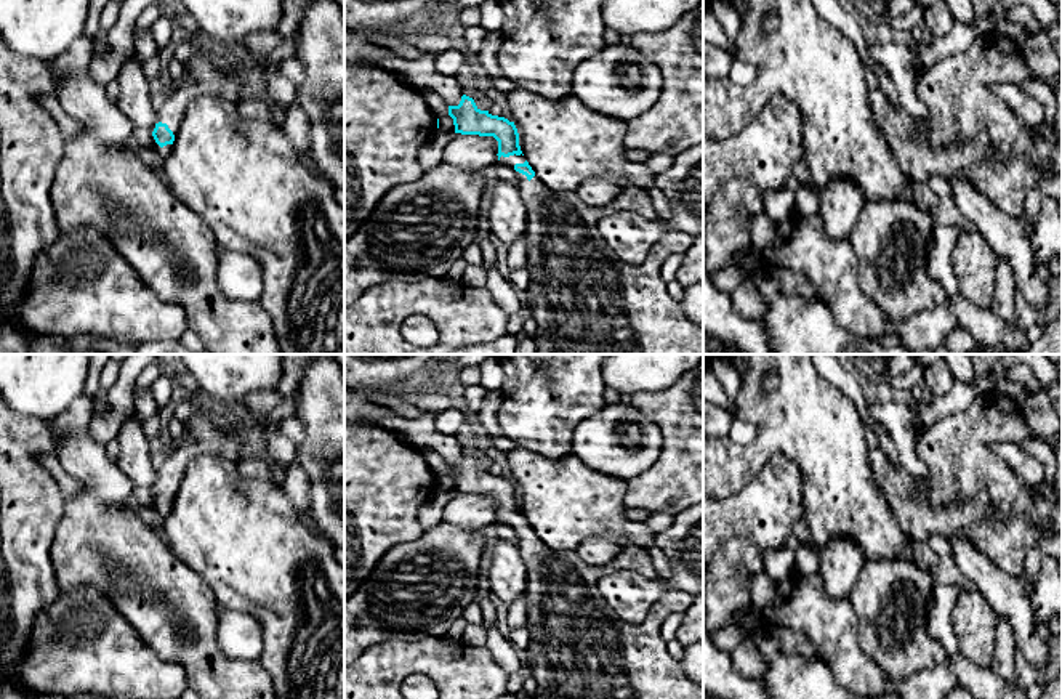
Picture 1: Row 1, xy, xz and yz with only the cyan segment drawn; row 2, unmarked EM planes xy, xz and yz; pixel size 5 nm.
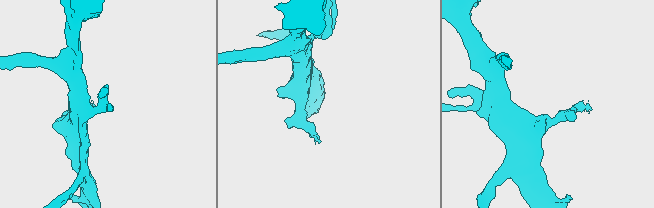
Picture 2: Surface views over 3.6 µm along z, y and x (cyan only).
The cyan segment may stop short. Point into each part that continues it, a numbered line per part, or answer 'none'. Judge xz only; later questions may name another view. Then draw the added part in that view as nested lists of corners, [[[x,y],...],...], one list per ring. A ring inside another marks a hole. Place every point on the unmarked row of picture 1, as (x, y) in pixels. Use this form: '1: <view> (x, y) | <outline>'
1: xz (511, 520) | [[[521,513],[521,515],[509,515],[509,516],[500,516],[500,519],[498,519],[500,523],[503,523],[503,524],[508,524],[508,526],[511,526],[511,527],[514,527],[514,524],[516,523],[524,523],[525,521],[525,516]]]

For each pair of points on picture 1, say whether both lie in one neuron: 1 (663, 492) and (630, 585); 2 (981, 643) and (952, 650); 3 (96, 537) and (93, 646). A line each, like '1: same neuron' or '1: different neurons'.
1: different neurons
2: different neurons
3: different neurons

